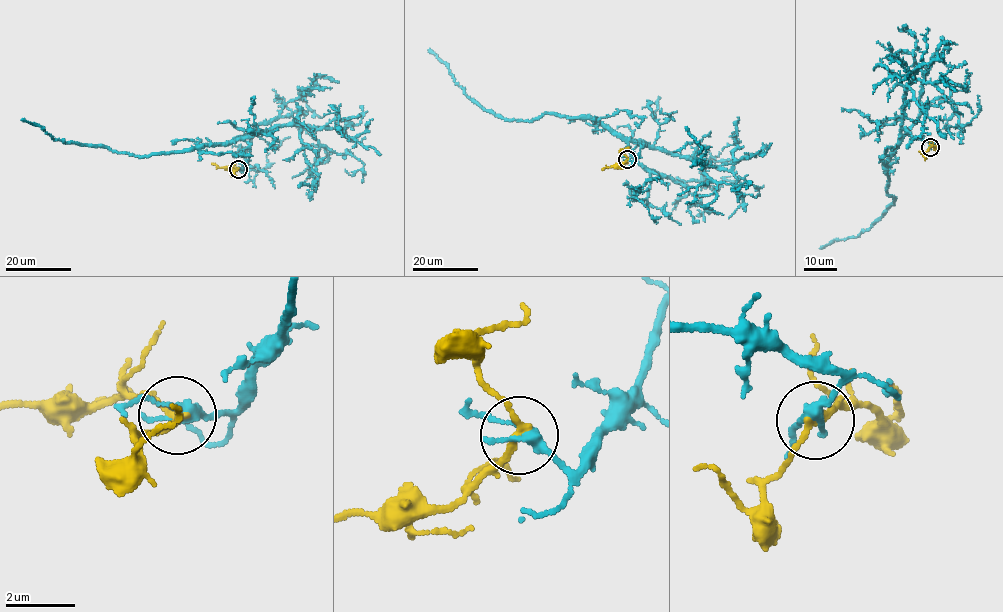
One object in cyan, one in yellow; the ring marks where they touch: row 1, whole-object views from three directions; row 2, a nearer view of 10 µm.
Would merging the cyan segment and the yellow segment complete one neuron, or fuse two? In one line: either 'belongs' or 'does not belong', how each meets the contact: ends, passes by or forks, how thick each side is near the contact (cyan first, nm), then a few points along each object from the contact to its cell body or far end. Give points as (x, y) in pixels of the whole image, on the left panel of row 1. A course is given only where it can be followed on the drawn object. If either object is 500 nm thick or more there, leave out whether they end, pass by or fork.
does not belong; cyan passes by; yellow passes by; 280 nm thick on the cyan side, 180 nm on the other; cyan runs (238, 169), (248, 161), (249, 143), (244, 140), (137, 156), (106, 147), (65, 143), (23, 119); yellow runs (238, 169), (219, 168), (211, 164)

